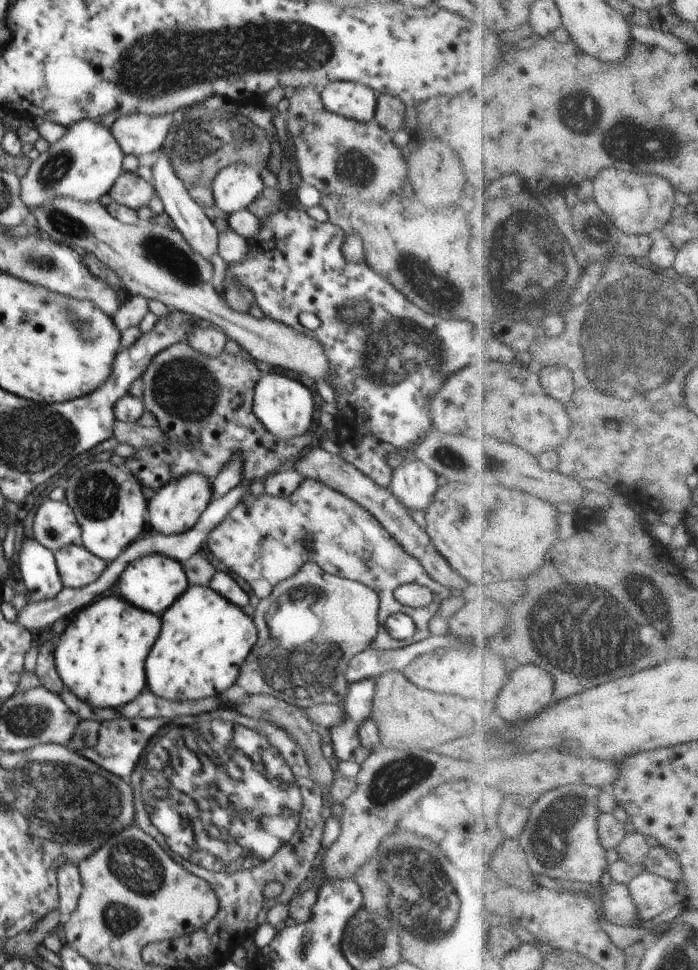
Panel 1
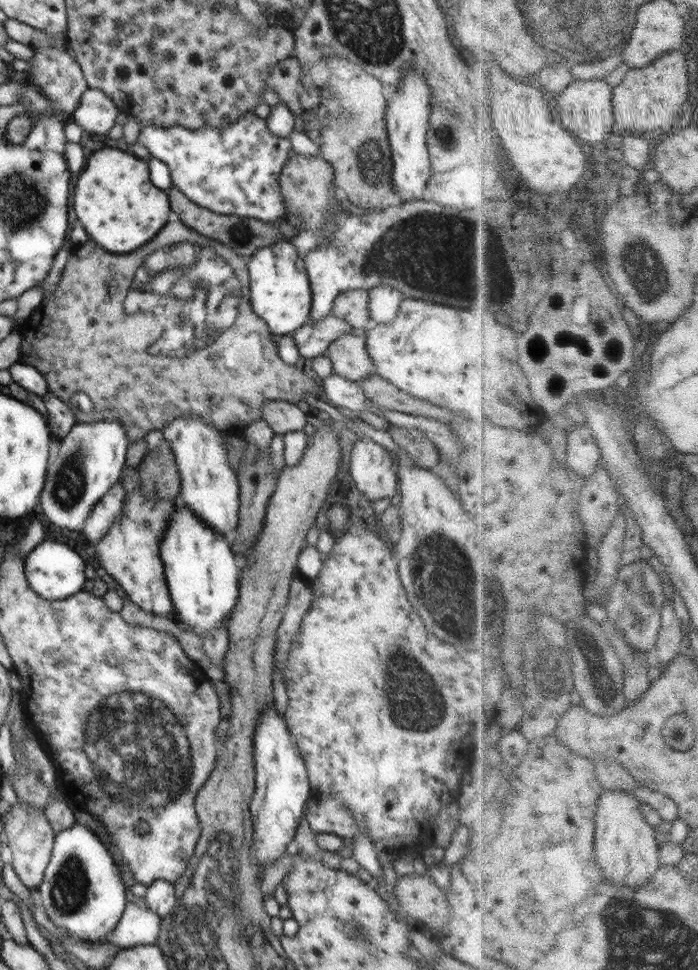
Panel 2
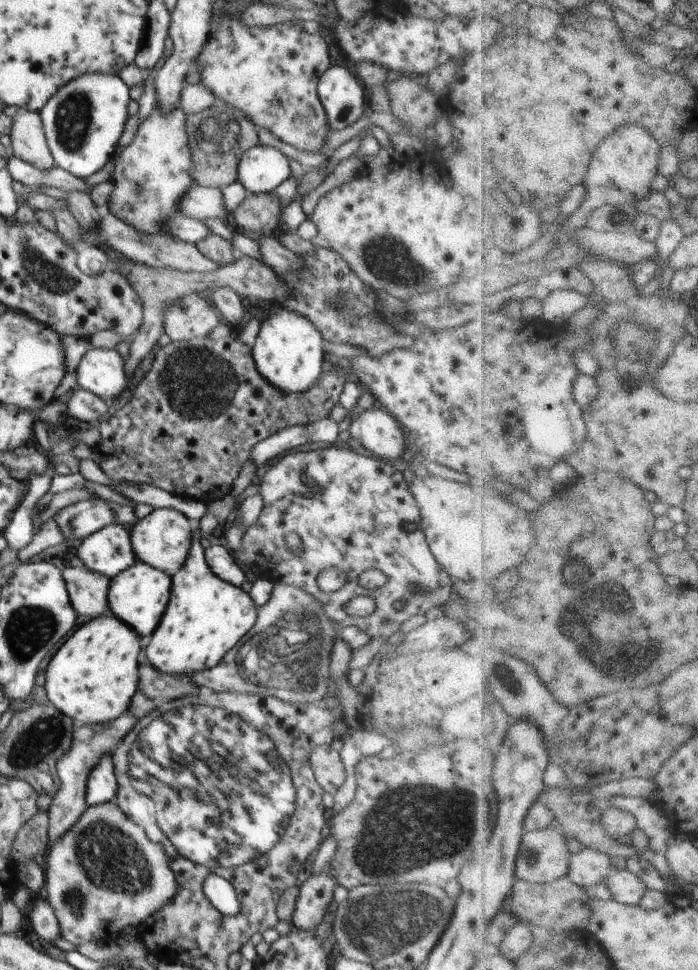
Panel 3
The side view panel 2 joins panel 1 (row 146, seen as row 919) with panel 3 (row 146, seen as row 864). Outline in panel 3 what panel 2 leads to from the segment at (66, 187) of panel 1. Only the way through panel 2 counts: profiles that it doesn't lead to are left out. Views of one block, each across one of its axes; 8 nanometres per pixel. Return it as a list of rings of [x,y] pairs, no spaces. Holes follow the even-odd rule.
[[[90,73],[61,86],[40,110],[43,129],[56,166],[86,179],[114,155],[128,117],[129,86],[122,75]]]

